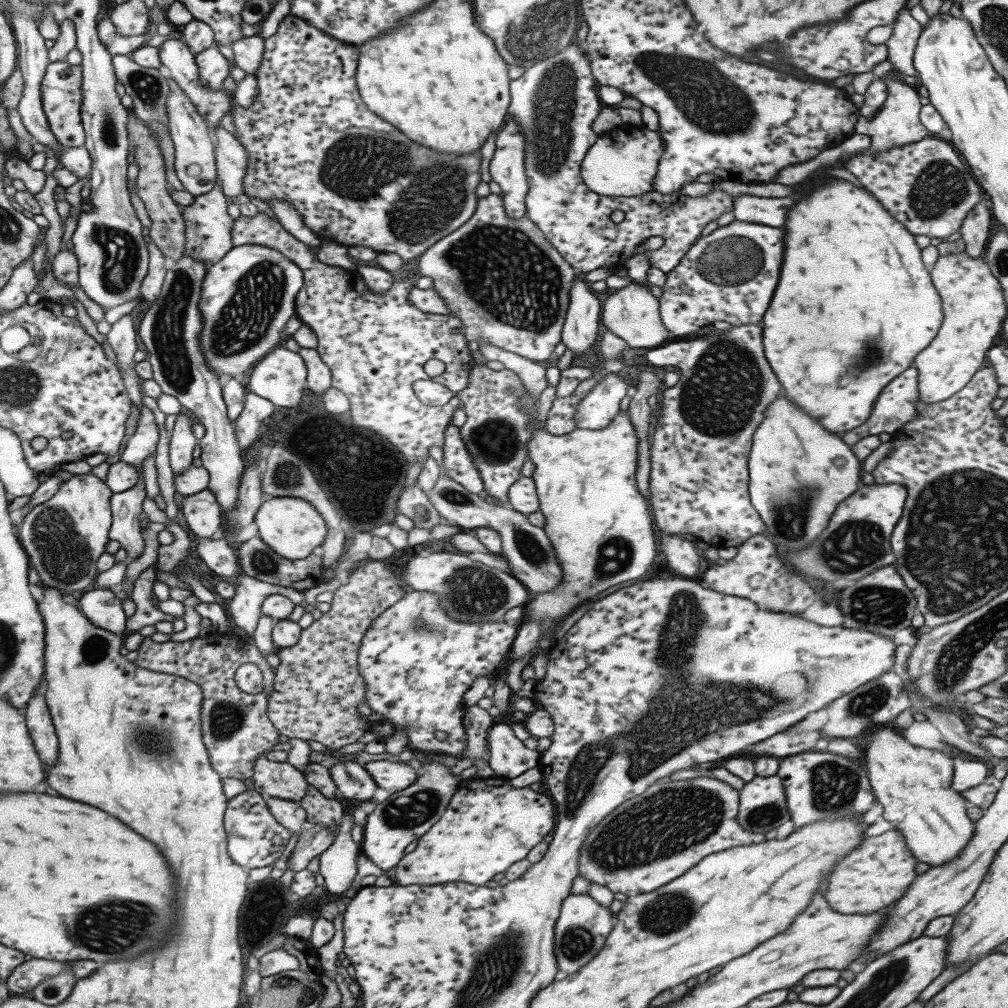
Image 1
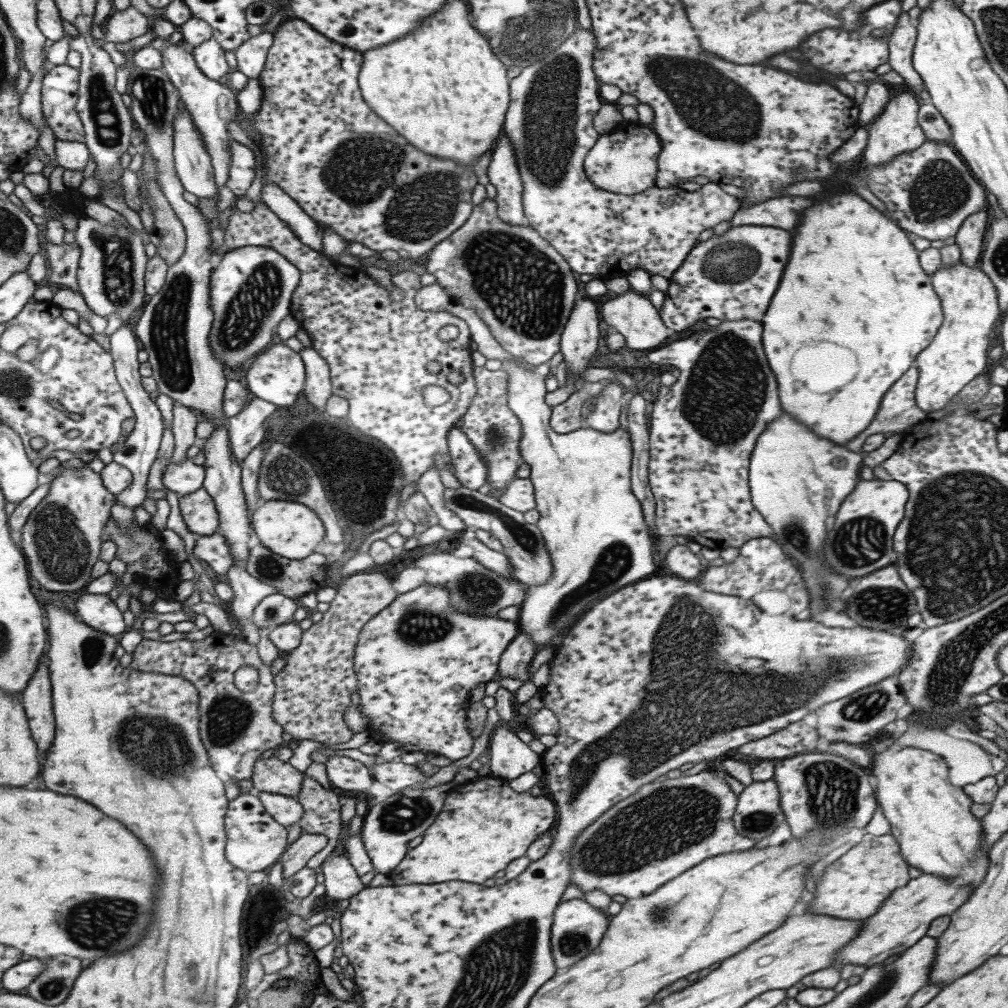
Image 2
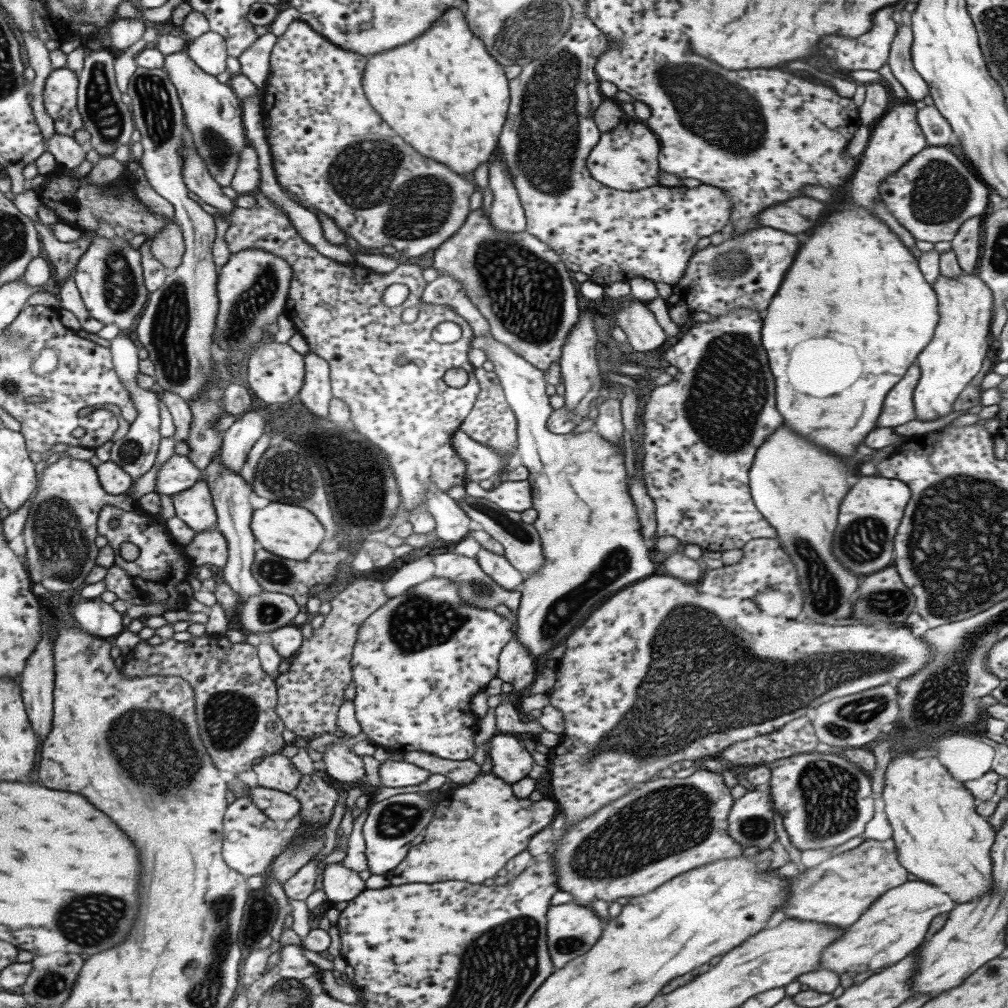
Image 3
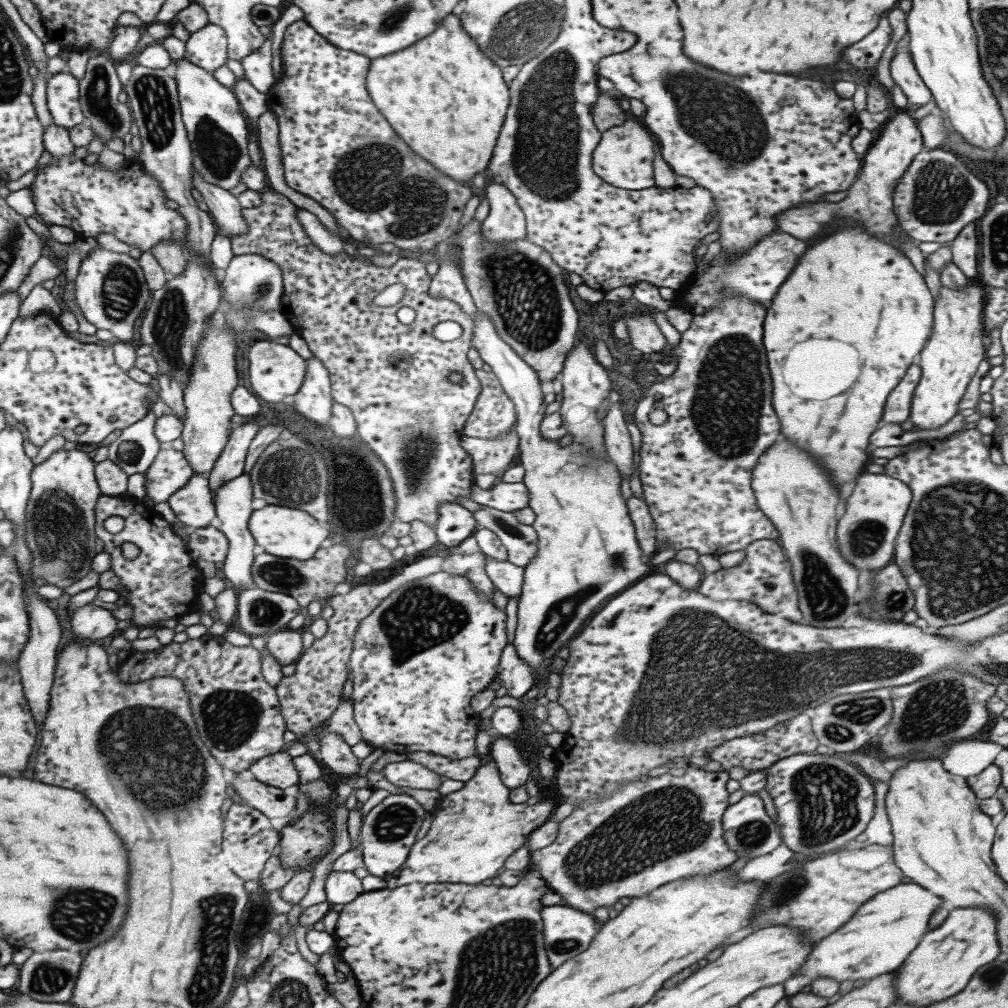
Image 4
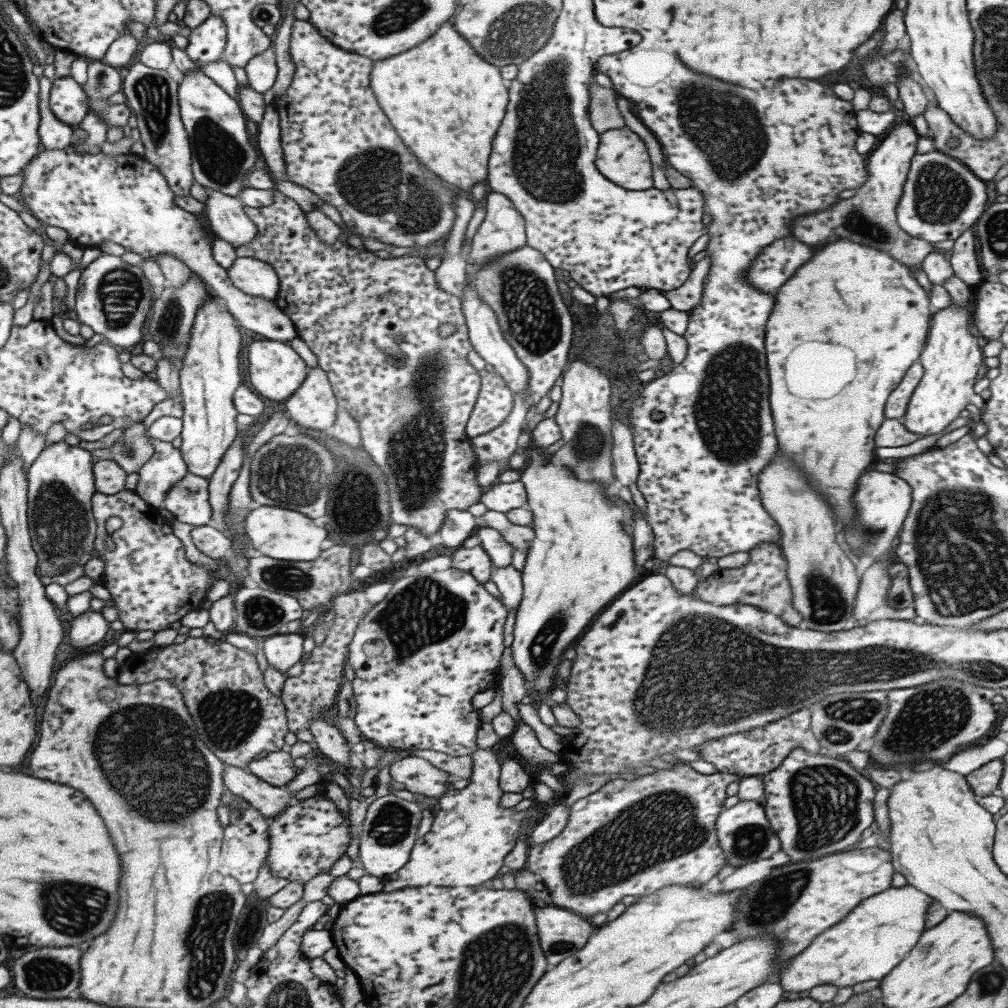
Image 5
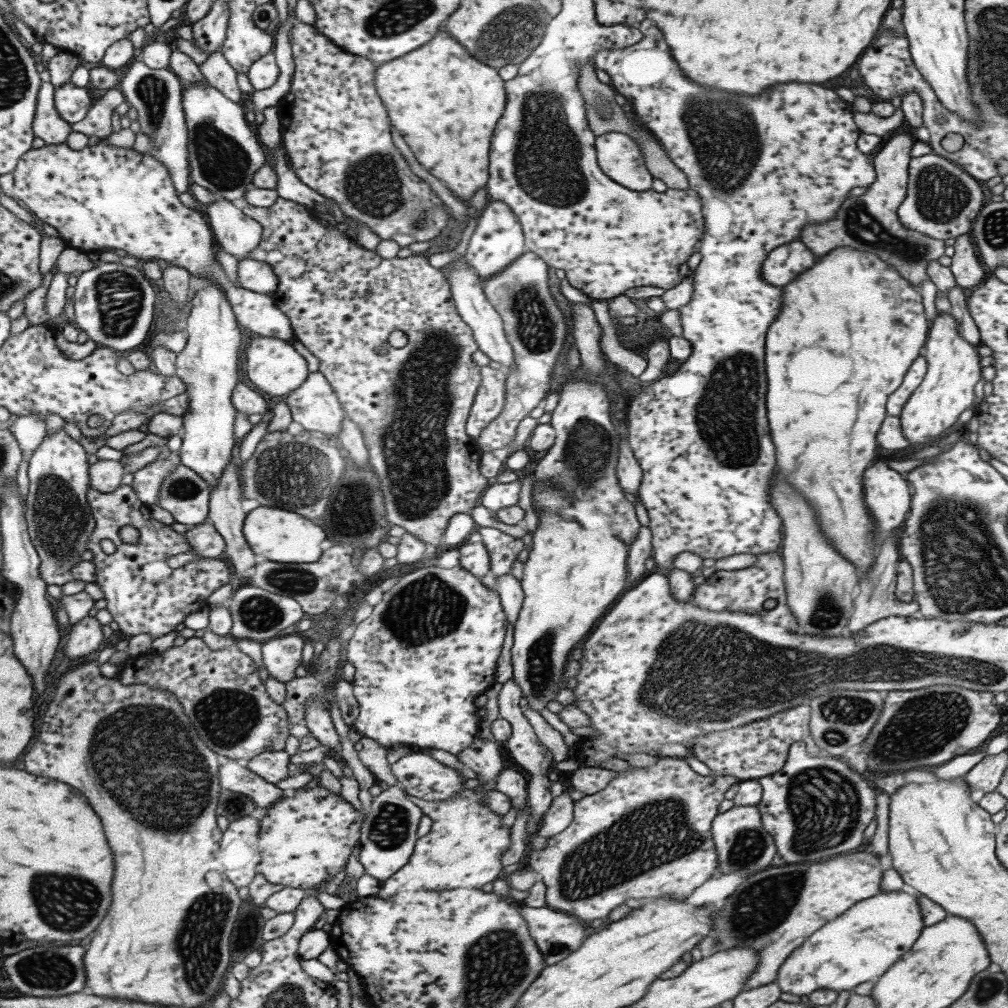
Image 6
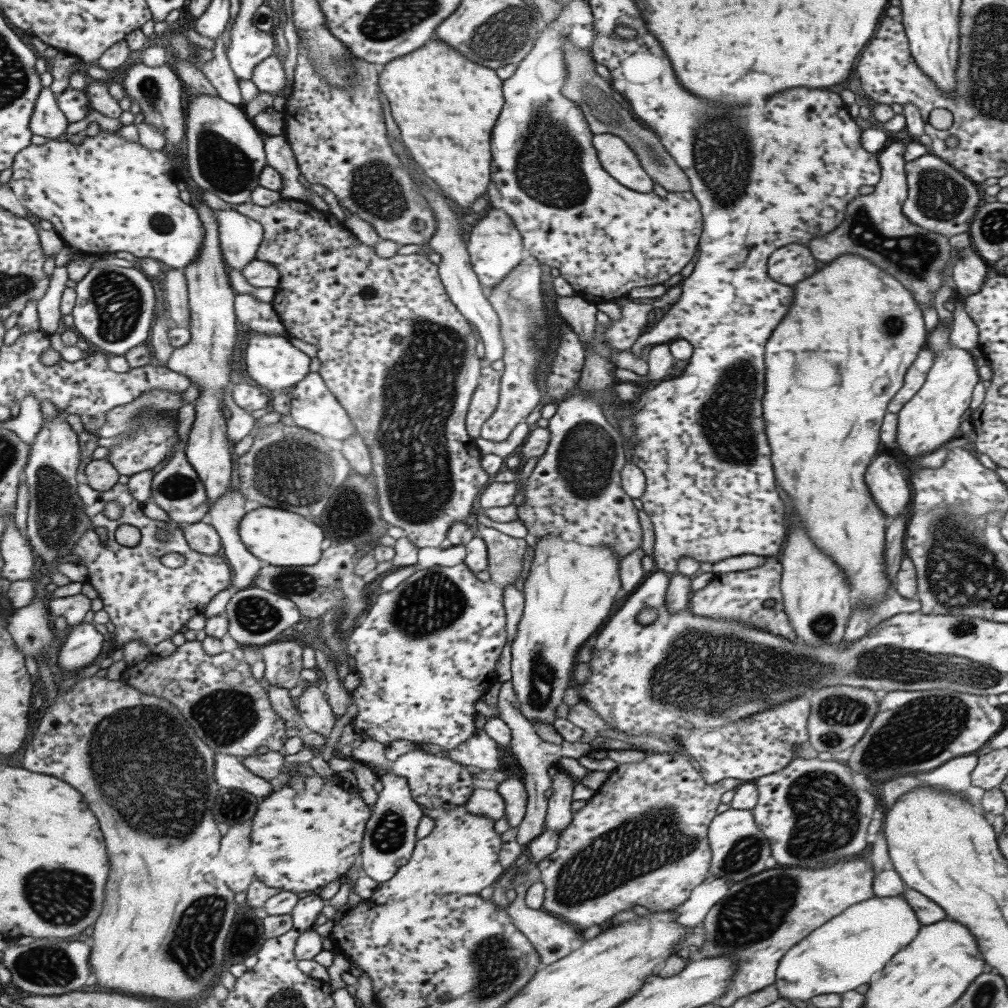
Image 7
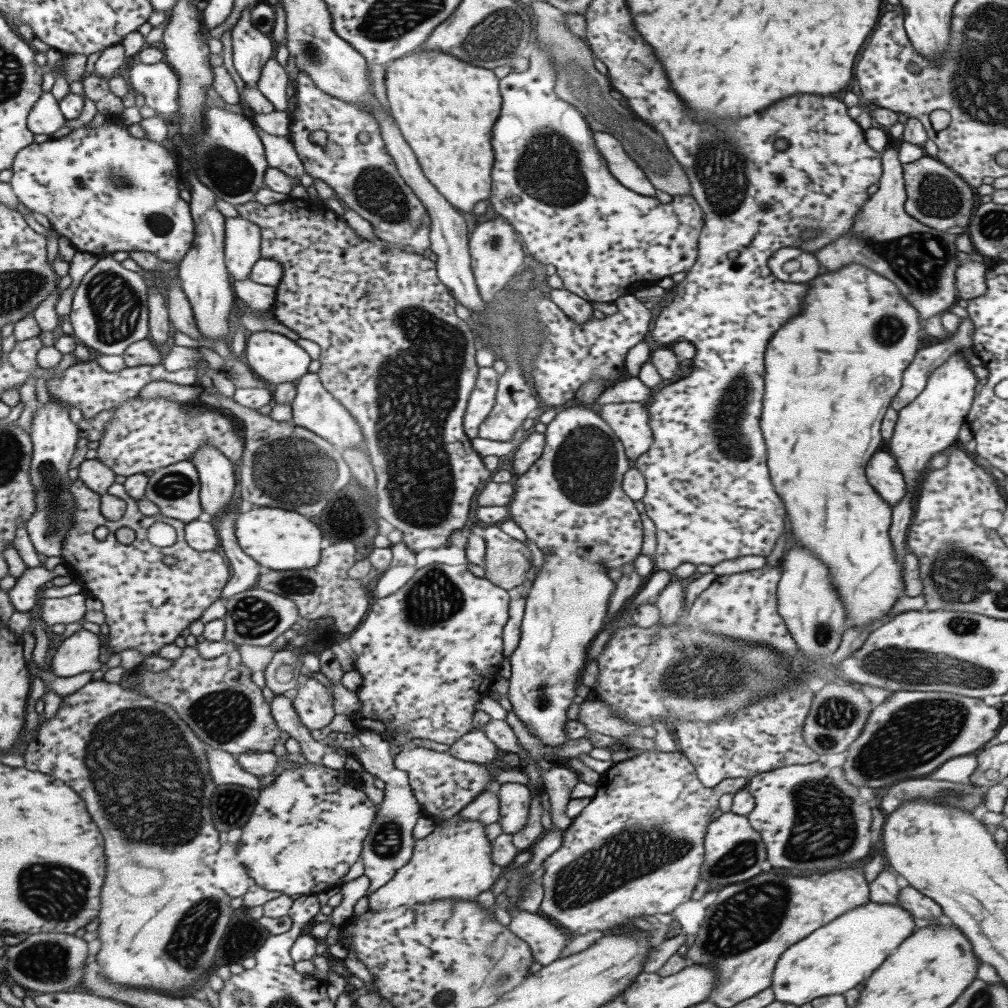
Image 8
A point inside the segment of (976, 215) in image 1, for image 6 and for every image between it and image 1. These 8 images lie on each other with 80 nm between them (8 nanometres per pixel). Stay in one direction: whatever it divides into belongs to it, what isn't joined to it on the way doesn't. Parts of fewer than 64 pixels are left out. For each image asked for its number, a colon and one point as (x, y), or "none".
2: (970, 236)
3: (965, 244)
4: (964, 247)
5: (963, 258)
6: (968, 272)

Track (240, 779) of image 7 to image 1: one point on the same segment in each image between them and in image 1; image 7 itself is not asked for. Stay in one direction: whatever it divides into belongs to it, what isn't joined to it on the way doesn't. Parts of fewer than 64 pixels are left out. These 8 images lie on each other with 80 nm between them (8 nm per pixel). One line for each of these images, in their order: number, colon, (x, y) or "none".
1: (289, 814)
2: (285, 810)
3: (277, 805)
4: (272, 802)
5: (269, 800)
6: (234, 776)

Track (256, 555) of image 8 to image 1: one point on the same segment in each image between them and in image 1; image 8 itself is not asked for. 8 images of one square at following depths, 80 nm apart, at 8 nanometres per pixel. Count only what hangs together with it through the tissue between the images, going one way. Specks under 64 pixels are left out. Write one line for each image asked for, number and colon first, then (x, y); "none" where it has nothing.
1: (290, 527)
2: (288, 529)
3: (290, 532)
4: (283, 532)
5: (280, 534)
6: (280, 536)
7: (281, 538)

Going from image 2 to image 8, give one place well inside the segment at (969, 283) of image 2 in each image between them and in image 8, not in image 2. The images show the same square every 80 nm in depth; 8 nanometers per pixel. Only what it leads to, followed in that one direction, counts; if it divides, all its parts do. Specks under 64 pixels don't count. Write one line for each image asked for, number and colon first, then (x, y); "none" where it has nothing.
3: (953, 356)
4: (947, 362)
5: (950, 357)
6: (953, 367)
7: (930, 418)
8: (928, 425)

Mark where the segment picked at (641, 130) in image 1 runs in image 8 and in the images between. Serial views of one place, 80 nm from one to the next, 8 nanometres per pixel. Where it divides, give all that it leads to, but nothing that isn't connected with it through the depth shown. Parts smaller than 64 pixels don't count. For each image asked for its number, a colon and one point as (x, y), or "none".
2: (623, 162)
3: (624, 159)
4: (622, 158)
5: (621, 157)
6: (619, 157)
7: (617, 159)
8: (625, 170)

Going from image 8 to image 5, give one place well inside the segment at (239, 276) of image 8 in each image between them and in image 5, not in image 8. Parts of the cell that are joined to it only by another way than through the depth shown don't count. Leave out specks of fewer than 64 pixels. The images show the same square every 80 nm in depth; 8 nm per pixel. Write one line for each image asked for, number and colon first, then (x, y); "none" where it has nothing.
5: (225, 217)
6: (236, 234)
7: (239, 236)

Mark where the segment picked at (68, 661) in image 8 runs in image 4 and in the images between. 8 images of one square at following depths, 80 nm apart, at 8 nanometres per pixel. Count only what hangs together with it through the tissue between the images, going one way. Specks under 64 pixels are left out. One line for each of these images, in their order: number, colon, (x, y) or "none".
4: (91, 622)
5: (87, 630)
6: (86, 636)
7: (84, 643)

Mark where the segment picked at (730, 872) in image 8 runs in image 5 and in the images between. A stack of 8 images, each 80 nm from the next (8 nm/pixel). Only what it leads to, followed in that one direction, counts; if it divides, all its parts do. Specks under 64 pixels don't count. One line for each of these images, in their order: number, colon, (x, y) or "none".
5: (743, 832)
6: (741, 842)
7: (738, 848)

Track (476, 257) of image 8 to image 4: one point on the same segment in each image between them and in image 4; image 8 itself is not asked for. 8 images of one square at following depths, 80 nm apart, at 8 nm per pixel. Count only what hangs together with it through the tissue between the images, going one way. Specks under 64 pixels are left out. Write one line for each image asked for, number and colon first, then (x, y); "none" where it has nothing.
4: (505, 222)
5: (502, 230)
6: (497, 240)
7: (494, 247)

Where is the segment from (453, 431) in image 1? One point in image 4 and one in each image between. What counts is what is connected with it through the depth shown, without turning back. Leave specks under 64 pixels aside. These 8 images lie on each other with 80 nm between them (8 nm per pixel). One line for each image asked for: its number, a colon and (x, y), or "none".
2: (469, 469)
3: (481, 462)
4: (489, 455)

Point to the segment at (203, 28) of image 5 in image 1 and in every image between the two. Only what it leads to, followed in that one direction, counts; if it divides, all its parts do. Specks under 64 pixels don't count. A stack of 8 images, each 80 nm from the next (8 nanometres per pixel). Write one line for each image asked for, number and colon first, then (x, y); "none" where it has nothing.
1: (213, 68)
2: (208, 55)
3: (207, 50)
4: (206, 48)

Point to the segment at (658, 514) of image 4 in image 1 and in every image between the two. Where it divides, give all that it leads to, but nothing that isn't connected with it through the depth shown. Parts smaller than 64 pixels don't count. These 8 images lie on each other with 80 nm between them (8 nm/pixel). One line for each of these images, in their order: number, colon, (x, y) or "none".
1: (701, 432)
2: (701, 429)
3: (699, 432)

